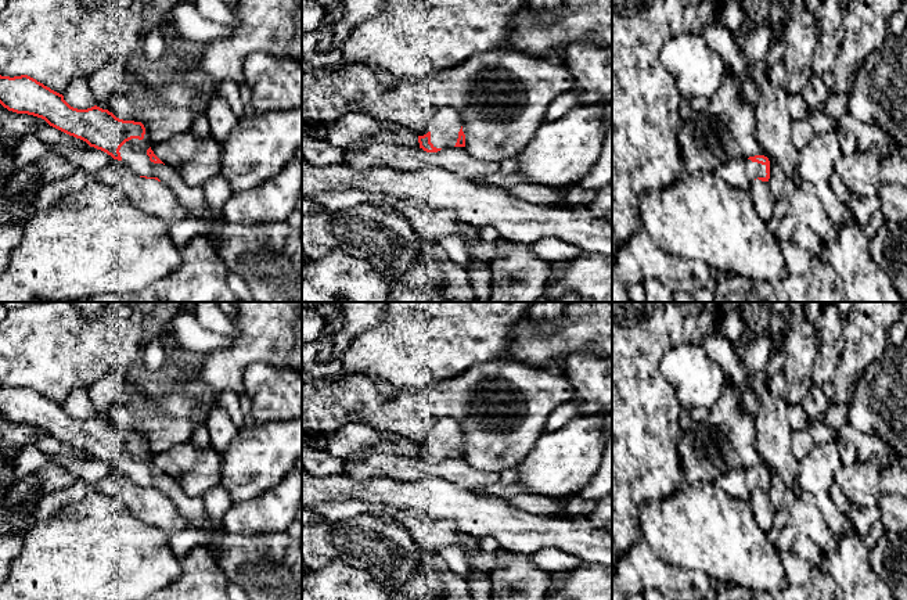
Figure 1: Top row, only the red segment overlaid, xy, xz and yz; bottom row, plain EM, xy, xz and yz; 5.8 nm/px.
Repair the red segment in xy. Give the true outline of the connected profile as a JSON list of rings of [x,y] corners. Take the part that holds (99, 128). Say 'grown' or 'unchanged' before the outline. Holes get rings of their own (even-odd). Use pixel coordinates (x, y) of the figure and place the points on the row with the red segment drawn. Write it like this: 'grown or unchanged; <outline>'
grown; [[[0,75],[0,104],[8,111],[28,114],[44,119],[50,126],[86,141],[114,159],[122,161],[136,176],[162,182],[188,212],[188,218],[206,220],[212,229],[206,238],[215,247],[228,273],[241,276],[256,302],[302,302],[302,231],[288,222],[240,224],[230,223],[216,215],[202,187],[187,186],[174,169],[166,166],[144,140],[145,127],[141,122],[123,121],[108,109],[97,105],[87,109],[71,107],[64,96],[36,79]]]

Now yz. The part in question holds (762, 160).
grown; [[[764,155],[731,159],[719,166],[715,173],[727,184],[749,191],[755,179],[769,182],[770,161]]]

